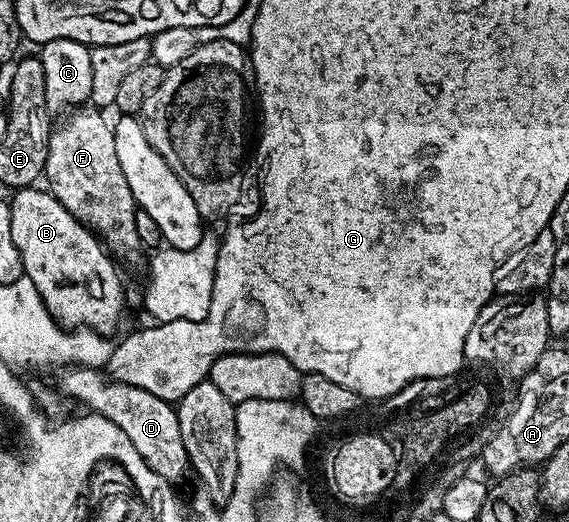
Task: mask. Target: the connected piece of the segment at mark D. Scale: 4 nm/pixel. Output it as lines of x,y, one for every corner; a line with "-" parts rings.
70,367
65,370
60,389
67,398
86,405
87,410
98,413
104,419
116,423
128,435
132,447
136,447
136,455
148,463
148,467
156,475
171,483
179,483
191,472
188,451
184,451
184,435
180,435
180,419
178,410
171,402
152,395
152,391
144,391
140,387
132,387
128,383
111,381
105,372
97,369

